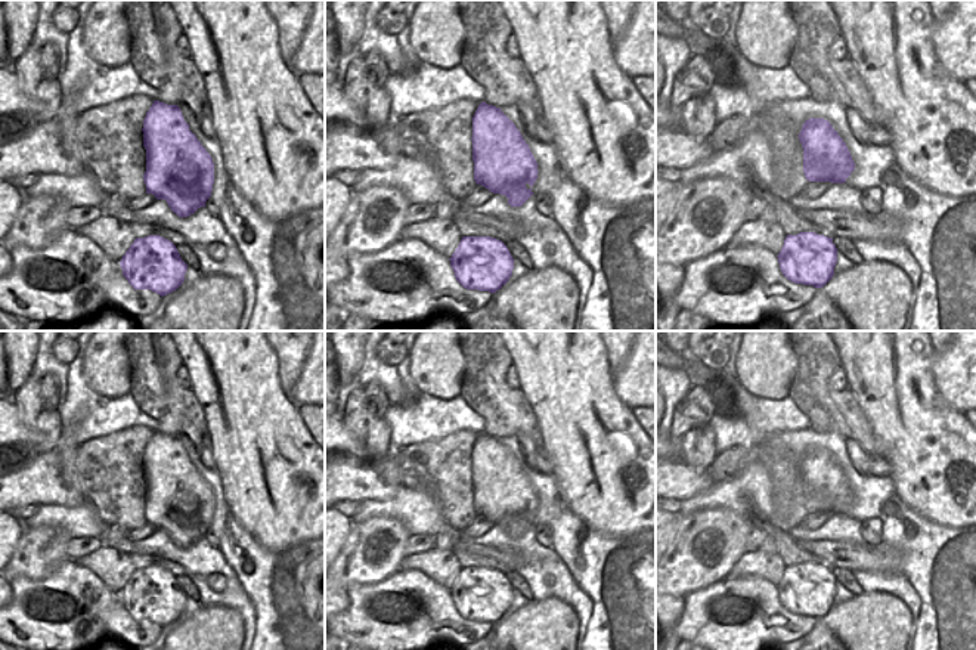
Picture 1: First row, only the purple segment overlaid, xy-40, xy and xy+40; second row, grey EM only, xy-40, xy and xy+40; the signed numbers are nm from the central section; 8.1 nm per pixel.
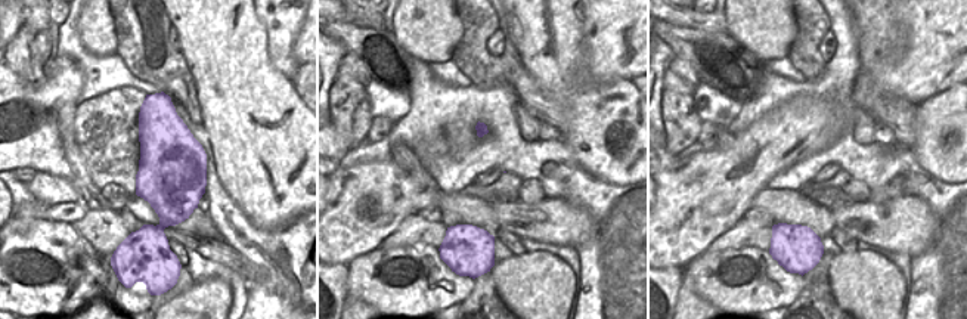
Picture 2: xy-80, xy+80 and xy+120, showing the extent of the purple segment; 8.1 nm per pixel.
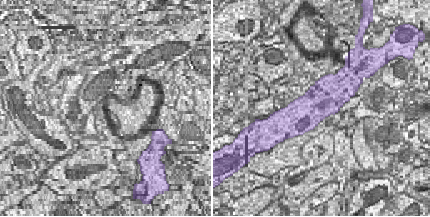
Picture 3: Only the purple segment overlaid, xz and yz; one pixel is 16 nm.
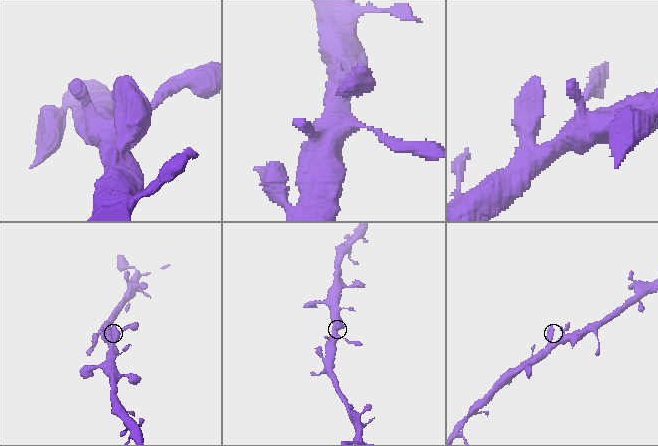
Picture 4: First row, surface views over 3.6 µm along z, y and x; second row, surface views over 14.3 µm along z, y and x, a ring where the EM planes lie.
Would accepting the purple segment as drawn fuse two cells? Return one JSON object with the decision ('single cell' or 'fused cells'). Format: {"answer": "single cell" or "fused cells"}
{"answer": "single cell"}

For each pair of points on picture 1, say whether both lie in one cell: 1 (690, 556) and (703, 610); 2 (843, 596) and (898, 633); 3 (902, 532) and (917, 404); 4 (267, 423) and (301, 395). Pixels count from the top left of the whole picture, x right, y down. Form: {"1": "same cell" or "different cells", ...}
{"1": "different cells", "2": "different cells", "3": "different cells", "4": "different cells"}

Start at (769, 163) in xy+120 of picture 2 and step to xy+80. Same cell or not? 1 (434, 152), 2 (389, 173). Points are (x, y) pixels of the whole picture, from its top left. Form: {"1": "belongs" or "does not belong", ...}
{"1": "belongs", "2": "belongs"}

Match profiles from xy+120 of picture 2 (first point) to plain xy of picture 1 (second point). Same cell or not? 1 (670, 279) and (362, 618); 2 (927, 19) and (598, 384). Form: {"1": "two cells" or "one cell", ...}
{"1": "two cells", "2": "two cells"}

